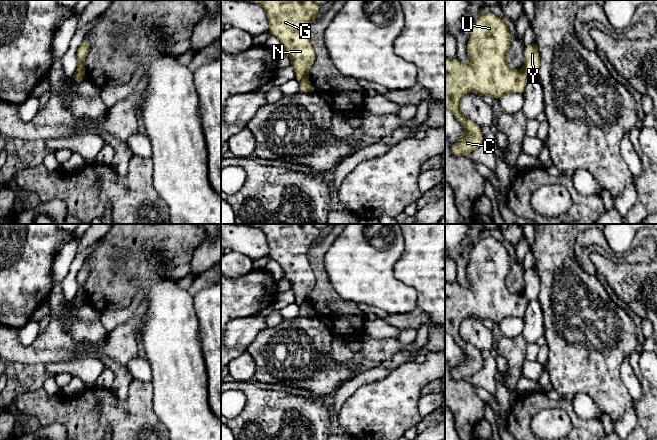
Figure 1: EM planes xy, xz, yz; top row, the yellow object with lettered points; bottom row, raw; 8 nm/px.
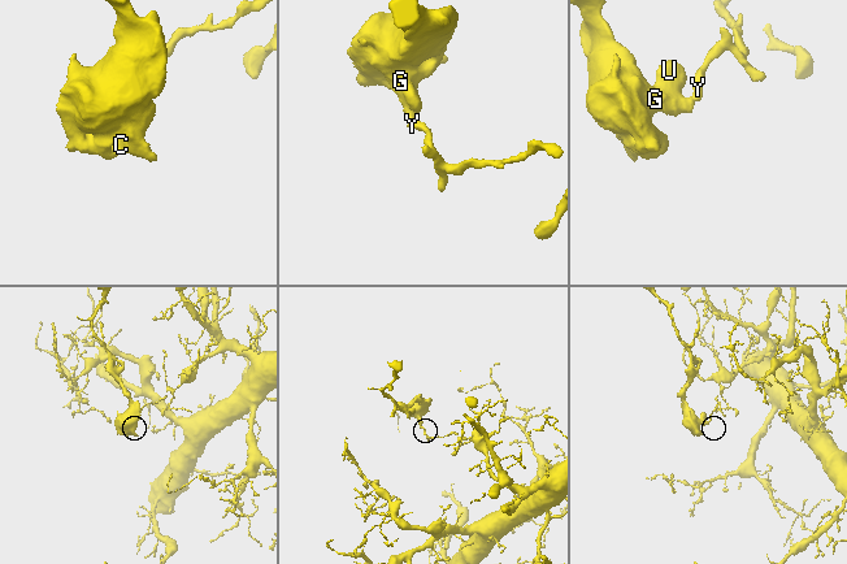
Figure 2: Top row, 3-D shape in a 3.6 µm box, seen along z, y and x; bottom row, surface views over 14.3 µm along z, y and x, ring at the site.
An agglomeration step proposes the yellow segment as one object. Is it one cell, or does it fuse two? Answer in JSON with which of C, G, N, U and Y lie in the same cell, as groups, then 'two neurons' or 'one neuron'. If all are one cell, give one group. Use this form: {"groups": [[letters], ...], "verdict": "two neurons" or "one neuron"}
{"groups": [["C", "G", "N", "U"], ["Y"]], "verdict": "two neurons"}

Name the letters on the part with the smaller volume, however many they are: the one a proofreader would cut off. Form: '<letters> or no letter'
C, G, N, U

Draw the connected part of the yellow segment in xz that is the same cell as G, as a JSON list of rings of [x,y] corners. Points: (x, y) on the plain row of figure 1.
[[[238,224],[256,227],[266,236],[269,246],[269,256],[280,264],[285,278],[291,283],[295,294],[295,303],[299,306],[308,304],[311,290],[315,286],[315,273],[309,260],[308,250],[316,242],[321,232],[314,224]]]

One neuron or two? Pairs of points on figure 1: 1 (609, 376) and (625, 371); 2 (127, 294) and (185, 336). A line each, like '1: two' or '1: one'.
1: two
2: two

